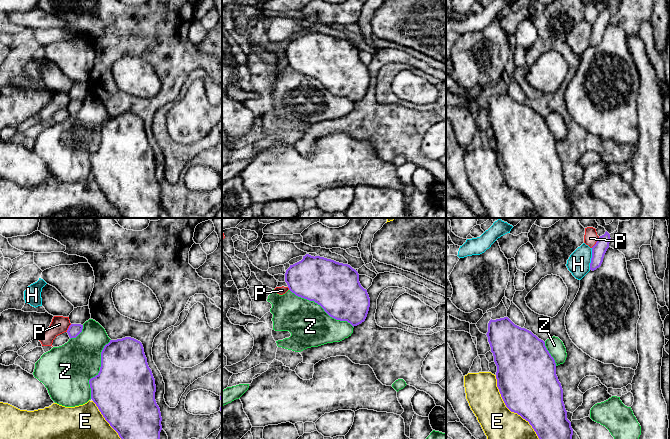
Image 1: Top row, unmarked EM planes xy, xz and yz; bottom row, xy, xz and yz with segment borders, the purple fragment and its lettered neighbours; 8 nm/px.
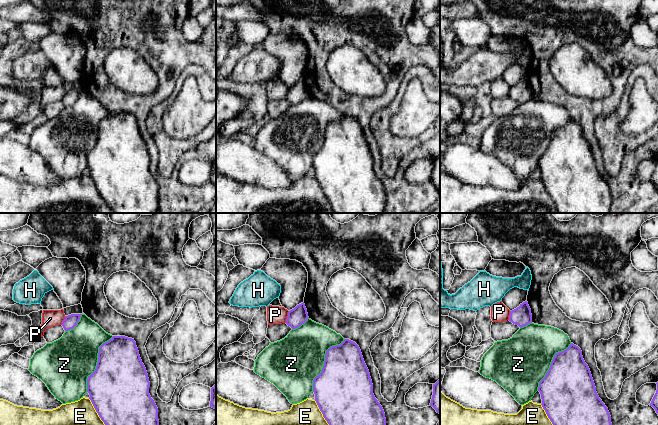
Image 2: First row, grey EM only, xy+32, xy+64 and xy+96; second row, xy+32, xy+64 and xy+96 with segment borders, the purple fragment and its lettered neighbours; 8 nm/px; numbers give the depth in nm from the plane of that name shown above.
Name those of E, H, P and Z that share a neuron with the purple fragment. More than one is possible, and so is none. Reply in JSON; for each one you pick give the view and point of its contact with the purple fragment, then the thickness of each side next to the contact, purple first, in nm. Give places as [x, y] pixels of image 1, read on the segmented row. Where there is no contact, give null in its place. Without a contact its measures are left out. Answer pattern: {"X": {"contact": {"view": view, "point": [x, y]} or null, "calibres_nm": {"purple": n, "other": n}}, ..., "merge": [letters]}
{"merge": []}

